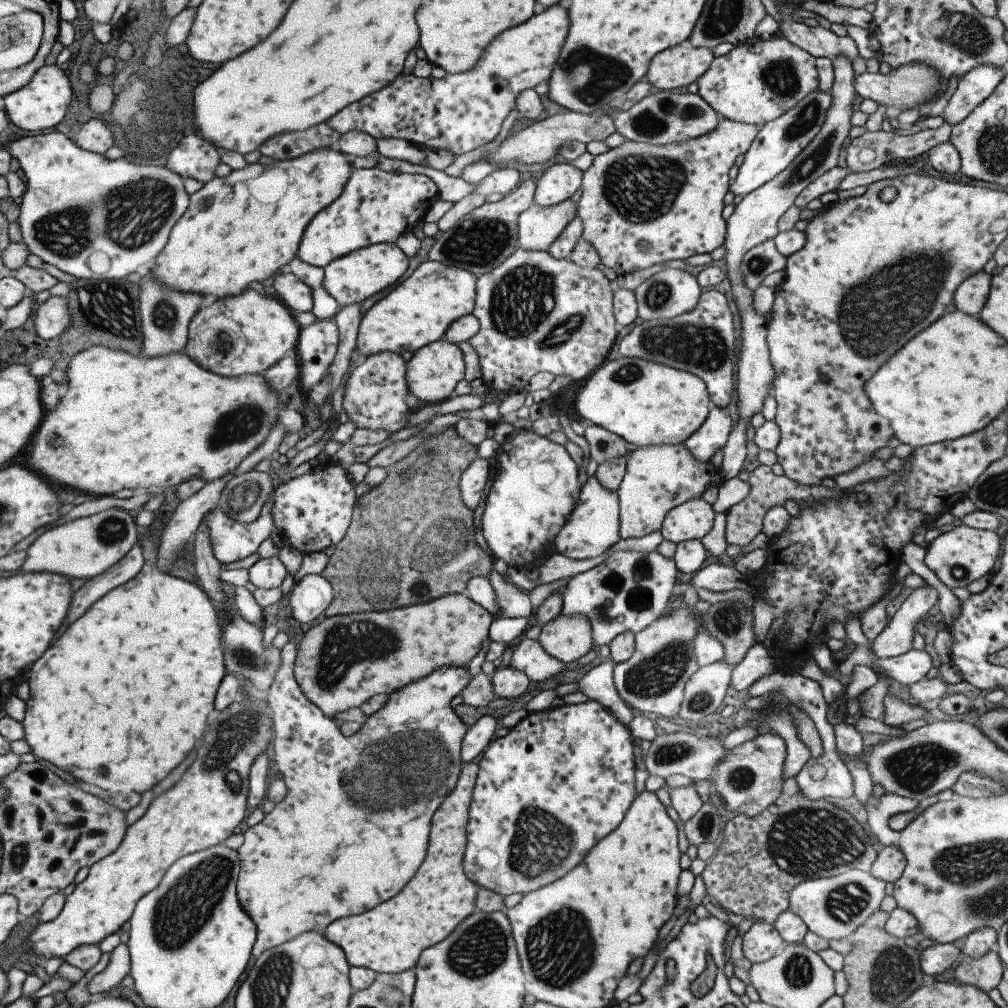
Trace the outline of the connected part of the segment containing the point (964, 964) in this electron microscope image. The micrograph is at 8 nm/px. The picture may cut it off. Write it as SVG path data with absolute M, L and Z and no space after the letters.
M991 950L981 958L963 956L953 970L953 978L959 984L971 985L987 993L999 984L1003 968L998 954Z

